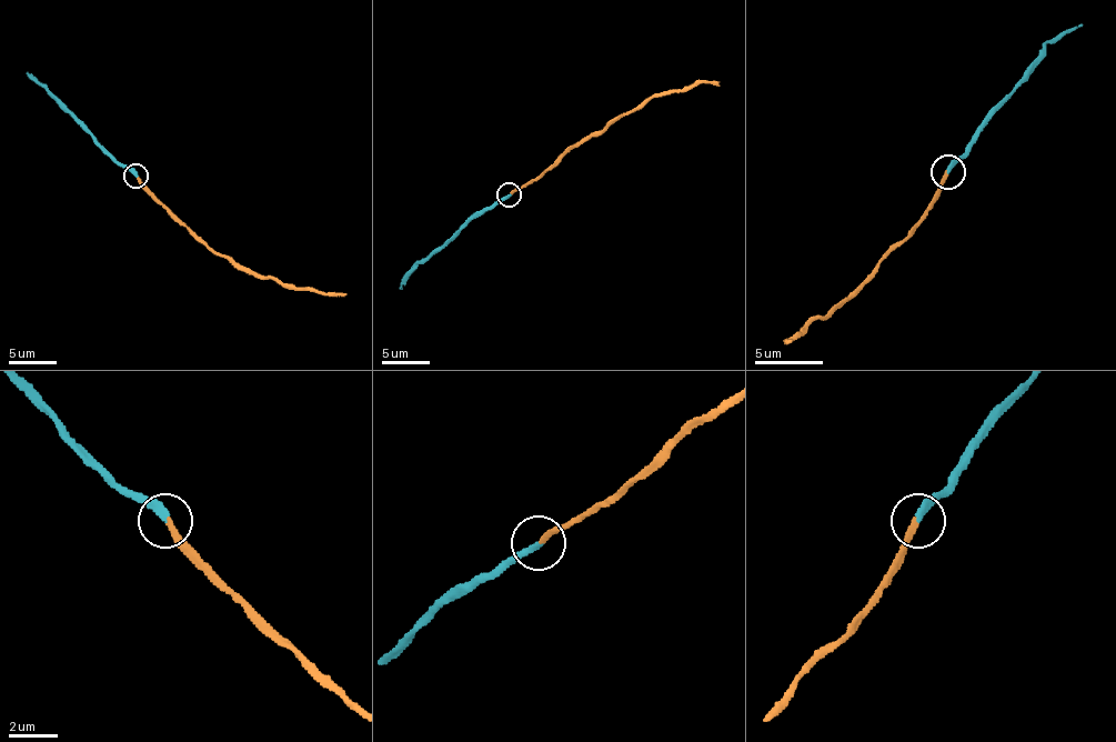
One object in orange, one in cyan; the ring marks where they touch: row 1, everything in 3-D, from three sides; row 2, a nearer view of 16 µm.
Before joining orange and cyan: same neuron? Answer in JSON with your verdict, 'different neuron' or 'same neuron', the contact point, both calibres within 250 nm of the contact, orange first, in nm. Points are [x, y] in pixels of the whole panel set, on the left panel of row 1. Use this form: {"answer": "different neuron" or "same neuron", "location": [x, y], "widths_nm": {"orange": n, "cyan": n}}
{"answer": "same neuron", "location": [136, 176], "widths_nm": {"orange": 240, "cyan": 300}}

